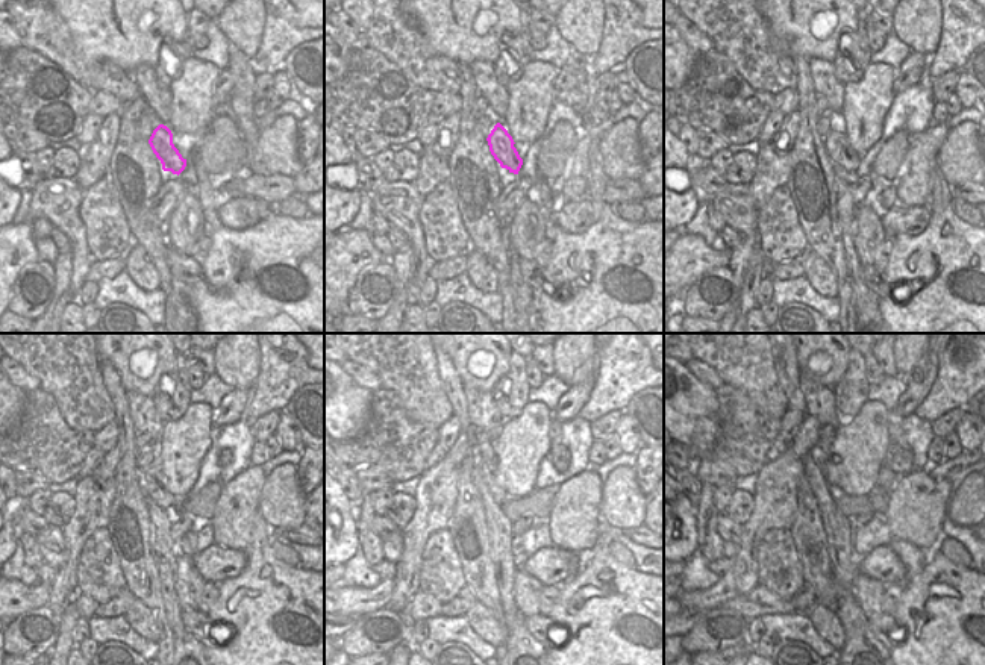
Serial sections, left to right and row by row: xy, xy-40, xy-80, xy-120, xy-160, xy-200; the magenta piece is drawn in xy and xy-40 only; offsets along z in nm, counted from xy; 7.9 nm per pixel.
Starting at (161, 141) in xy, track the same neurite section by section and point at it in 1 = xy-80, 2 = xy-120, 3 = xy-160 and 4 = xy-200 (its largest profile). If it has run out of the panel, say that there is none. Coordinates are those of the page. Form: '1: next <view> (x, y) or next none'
1: next xy-80 (838, 149)
2: next xy-120 (153, 480)
3: next xy-160 (488, 470)
4: next xy-200 (816, 453)

